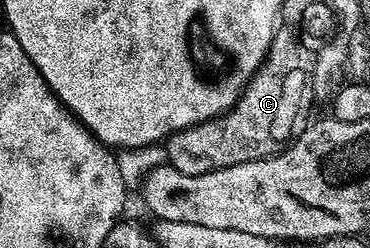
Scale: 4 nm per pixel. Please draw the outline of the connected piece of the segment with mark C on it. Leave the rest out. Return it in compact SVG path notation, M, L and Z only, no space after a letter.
M287 22L280 23L267 59L247 83L239 101L229 112L217 118L194 124L191 128L166 137L166 163L181 170L181 174L196 176L221 170L225 166L266 160L268 156L283 151L288 141L296 135L297 129L312 119L311 72L321 44L314 32L311 24L305 25L302 32Z

